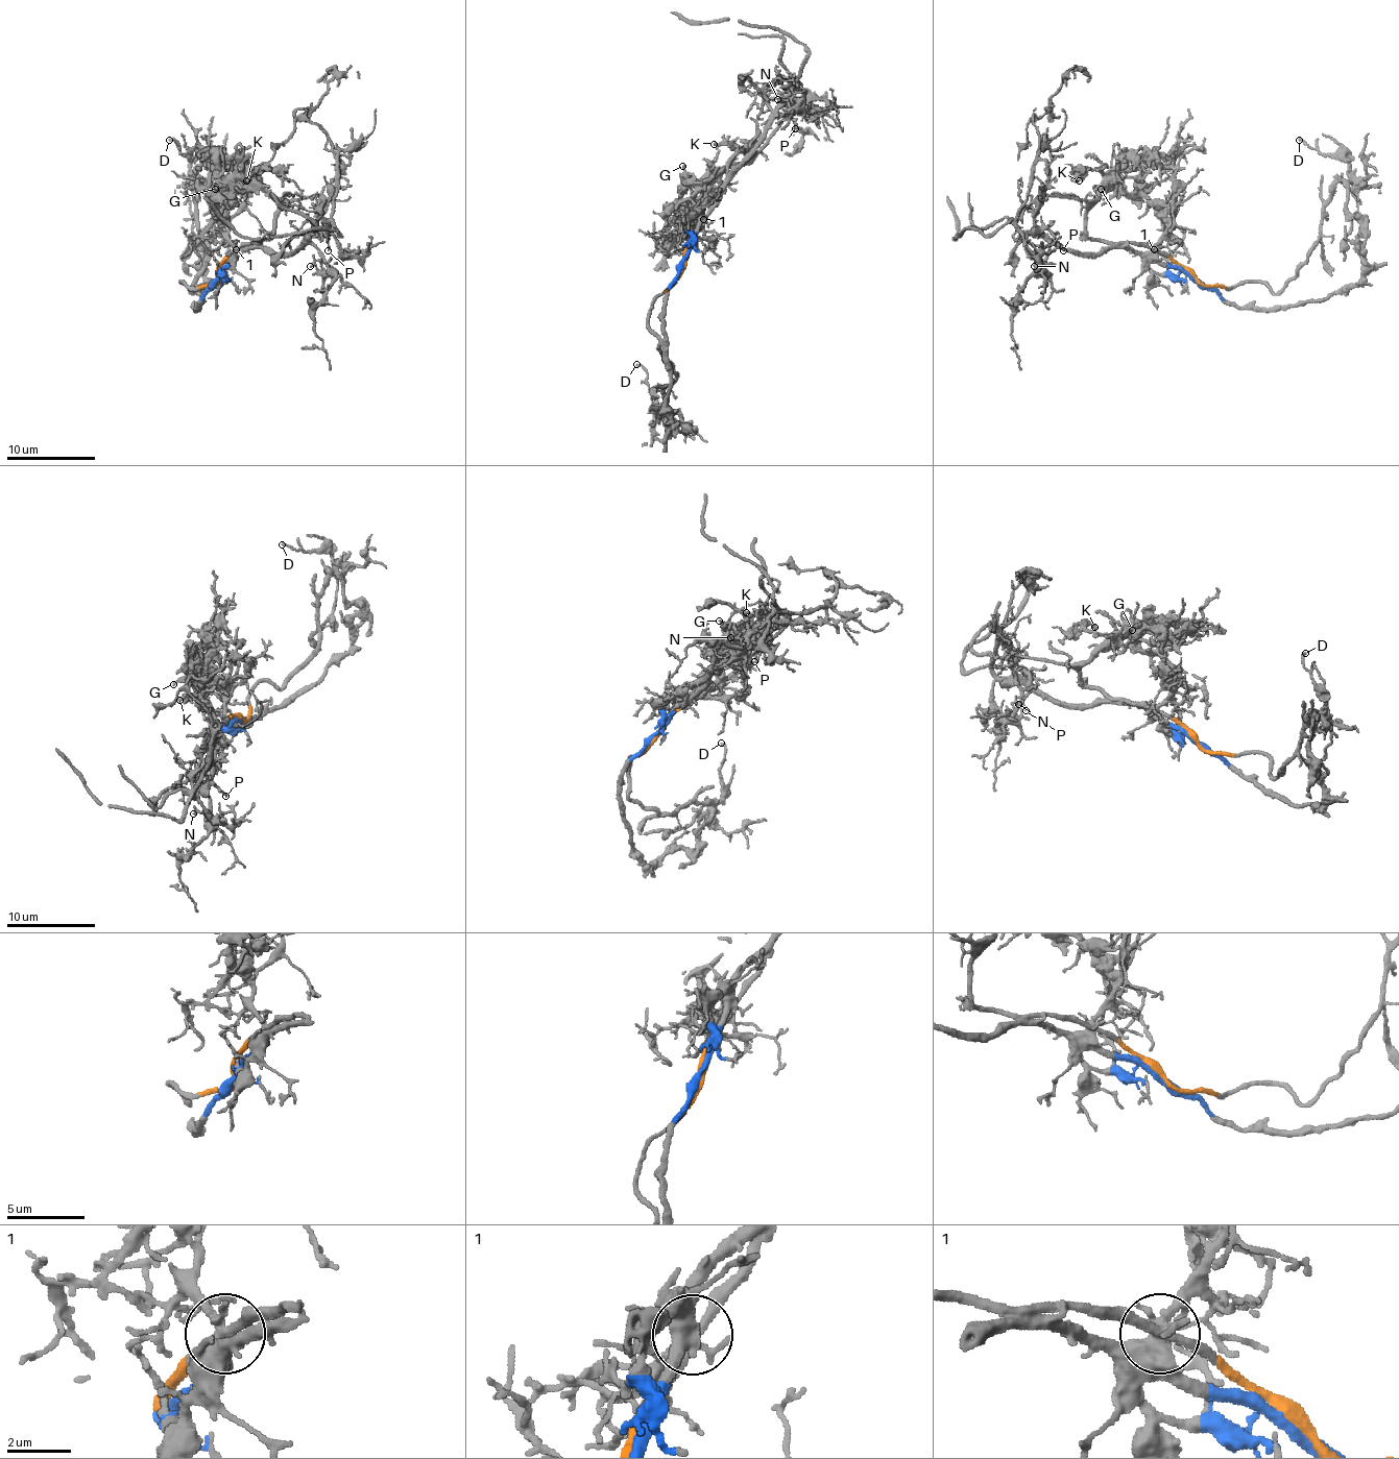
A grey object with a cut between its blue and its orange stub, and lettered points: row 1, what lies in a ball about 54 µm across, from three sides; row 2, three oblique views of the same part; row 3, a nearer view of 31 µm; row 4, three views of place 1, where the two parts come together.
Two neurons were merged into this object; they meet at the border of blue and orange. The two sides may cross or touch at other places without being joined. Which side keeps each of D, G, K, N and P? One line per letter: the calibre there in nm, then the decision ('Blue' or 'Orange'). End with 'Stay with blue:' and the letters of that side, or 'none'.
D: Thickness 150 nm. Orange
G: Thickness 160 nm. Orange
K: Thickness 200 nm. Orange
N: Thickness 120 nm. Blue
P: Thickness 120 nm. Blue
Stay with blue: N, P

